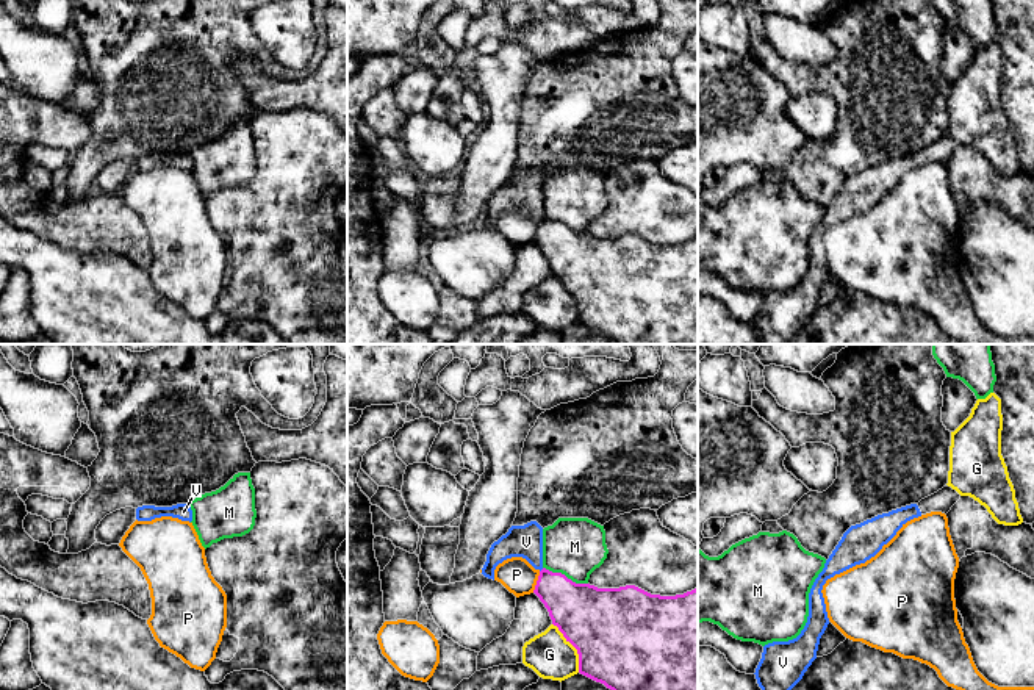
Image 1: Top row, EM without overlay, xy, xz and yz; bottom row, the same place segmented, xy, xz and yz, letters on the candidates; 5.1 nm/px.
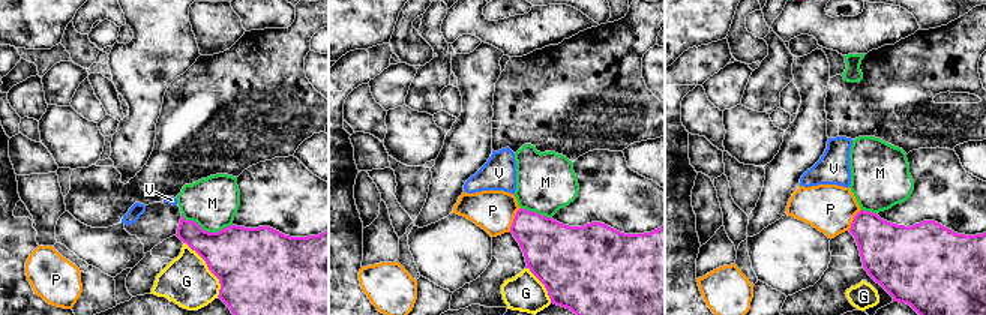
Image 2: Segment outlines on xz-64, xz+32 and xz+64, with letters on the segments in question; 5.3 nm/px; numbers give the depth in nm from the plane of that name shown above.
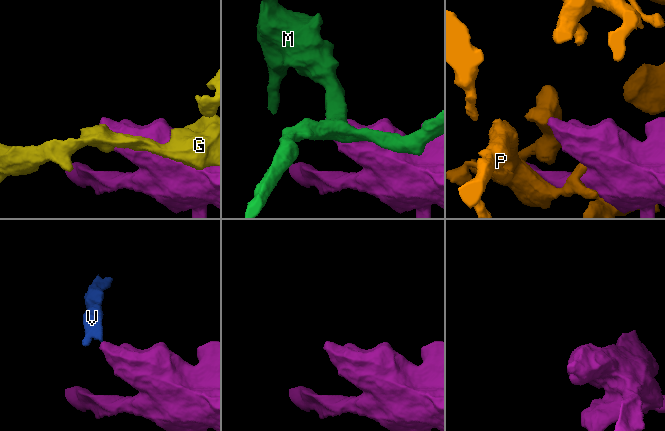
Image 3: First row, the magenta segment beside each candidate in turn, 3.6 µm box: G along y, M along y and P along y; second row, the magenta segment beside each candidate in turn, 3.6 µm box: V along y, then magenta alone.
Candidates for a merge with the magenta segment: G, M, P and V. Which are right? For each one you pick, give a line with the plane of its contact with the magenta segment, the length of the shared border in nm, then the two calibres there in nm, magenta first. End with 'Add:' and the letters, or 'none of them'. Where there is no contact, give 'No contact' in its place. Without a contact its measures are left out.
Add: none of them

